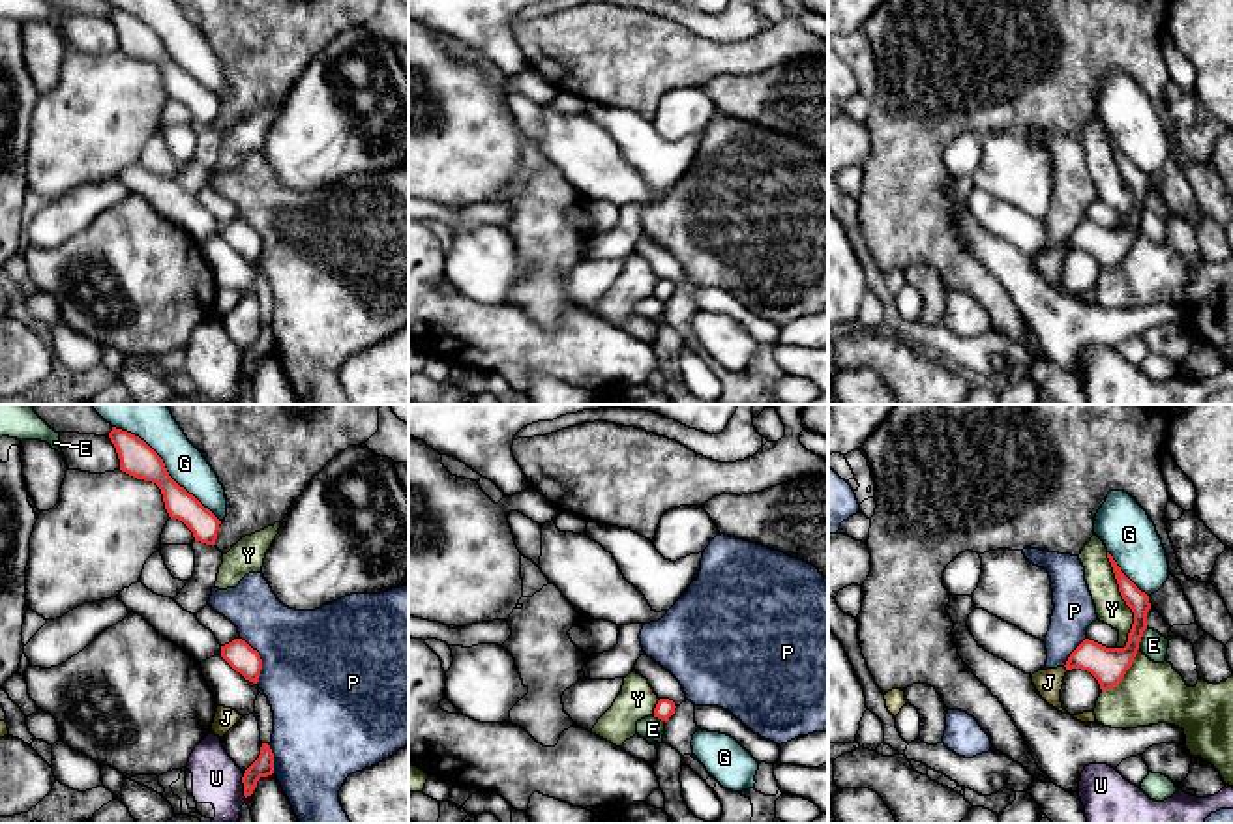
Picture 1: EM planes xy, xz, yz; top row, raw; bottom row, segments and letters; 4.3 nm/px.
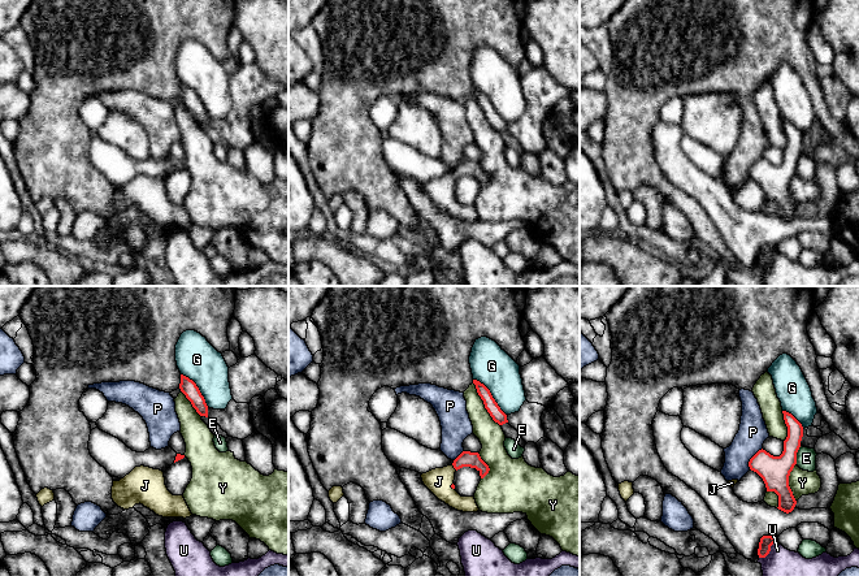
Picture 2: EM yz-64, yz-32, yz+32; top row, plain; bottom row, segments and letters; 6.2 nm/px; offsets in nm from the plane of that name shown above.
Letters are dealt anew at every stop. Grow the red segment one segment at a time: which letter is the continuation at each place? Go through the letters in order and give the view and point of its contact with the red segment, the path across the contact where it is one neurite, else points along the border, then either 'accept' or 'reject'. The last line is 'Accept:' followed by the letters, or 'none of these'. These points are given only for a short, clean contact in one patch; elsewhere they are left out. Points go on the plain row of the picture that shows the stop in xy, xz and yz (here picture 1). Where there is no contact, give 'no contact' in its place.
E: yz (1140, 220) | reject
G: xy (165, 49) | reject
J: yz (1067, 250) | across yz (1108, 246), (1074, 242), (1067, 250), (1048, 263) | accept
P: xy (261, 240) | reject
U: xy (244, 366) | reject
Y: yz (1125, 180) | reject
Accept: J

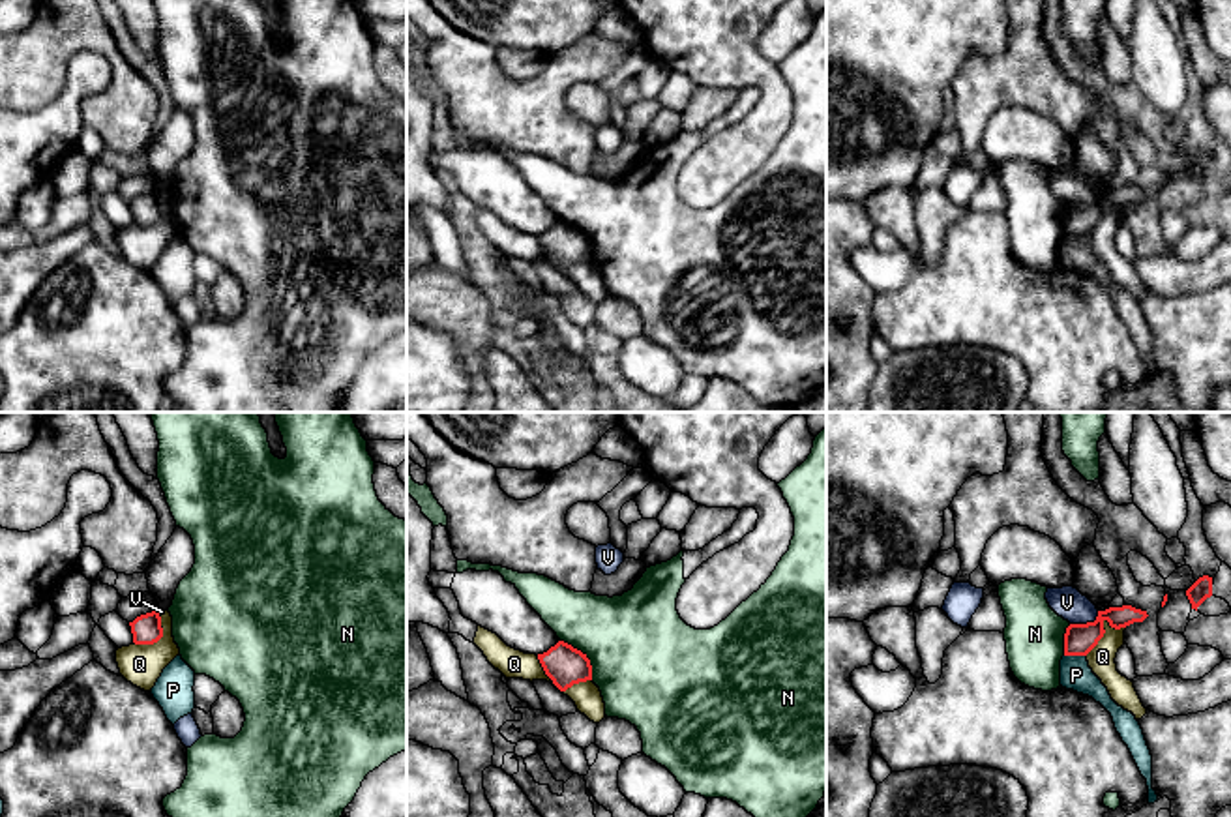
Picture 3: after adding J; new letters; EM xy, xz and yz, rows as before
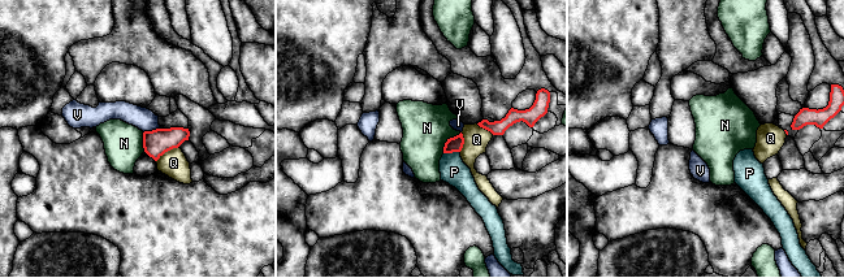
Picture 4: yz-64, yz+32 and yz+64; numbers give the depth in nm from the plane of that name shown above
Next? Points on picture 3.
N: xz (585, 237) | reject
P: yz (1076, 235) | reject
Q: yz (1102, 208) | along yz (1125, 207), (1113, 208), (1106, 201), (1104, 216), (1085, 235) | reject
V: yz (1087, 203) | reject
Accept: none of these

